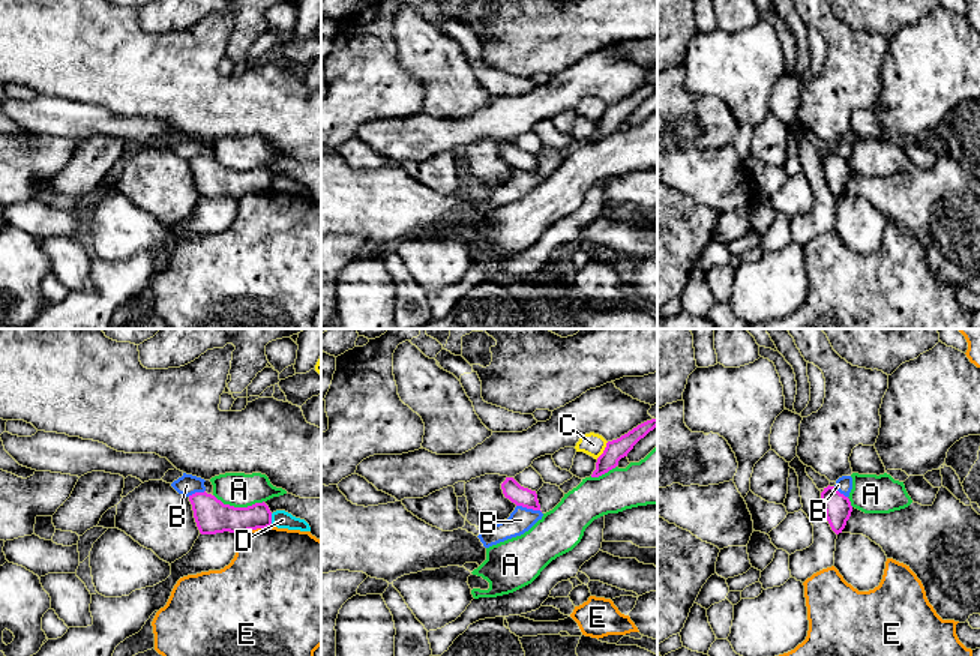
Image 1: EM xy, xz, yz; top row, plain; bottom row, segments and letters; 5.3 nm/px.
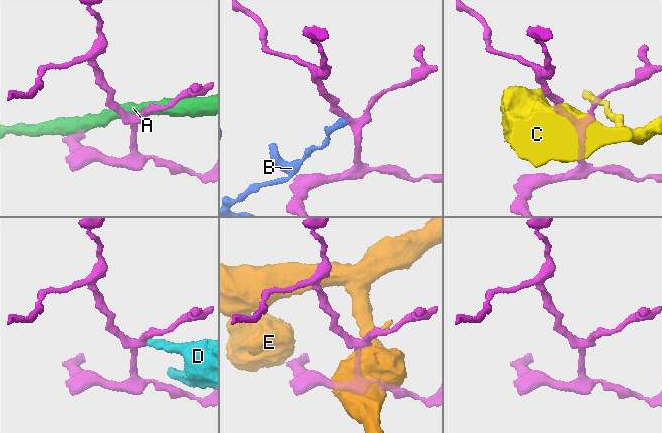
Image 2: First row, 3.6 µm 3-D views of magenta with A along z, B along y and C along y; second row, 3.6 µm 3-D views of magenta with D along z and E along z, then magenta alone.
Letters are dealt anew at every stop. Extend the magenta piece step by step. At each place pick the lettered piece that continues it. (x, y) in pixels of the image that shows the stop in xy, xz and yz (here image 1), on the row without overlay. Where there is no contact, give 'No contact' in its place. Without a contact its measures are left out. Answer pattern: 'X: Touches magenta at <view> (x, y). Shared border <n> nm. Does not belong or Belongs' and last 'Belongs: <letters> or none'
A: Touches magenta at xy (239, 171). Shared border 280 nm. Does not belong
B: Touches magenta at xz (529, 171). Shared border 140 nm. Does not belong
C: Touches magenta at xz (604, 114). Shared border 120 nm. Does not belong
D: Touches magenta at xy (270, 183). Shared border 60 nm. Does not belong
E: Touches magenta at xy (254, 192). Shared border 190 nm. Does not belong
Belongs: none

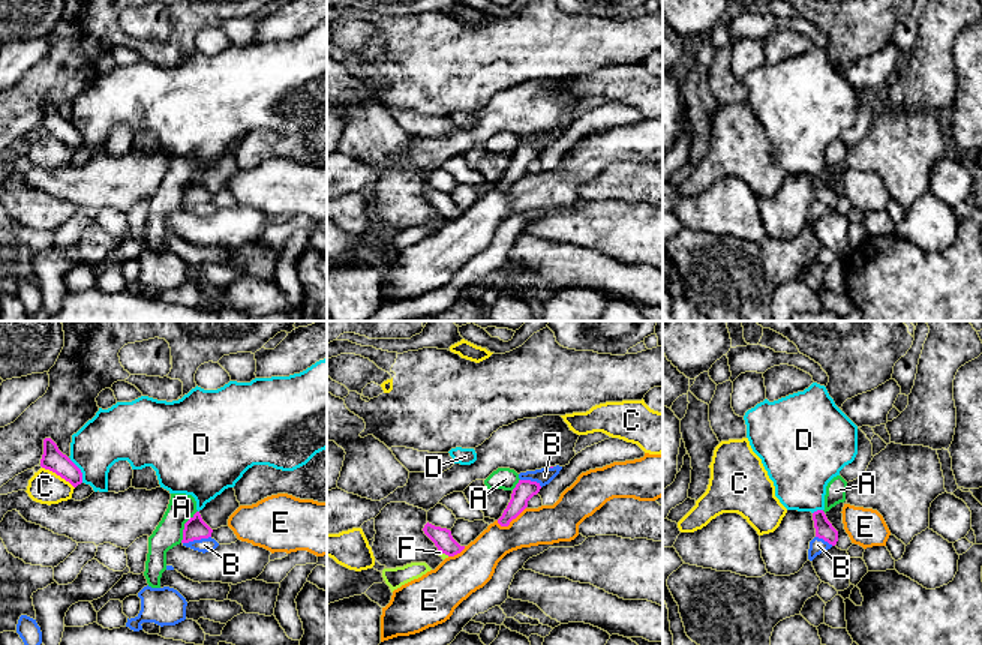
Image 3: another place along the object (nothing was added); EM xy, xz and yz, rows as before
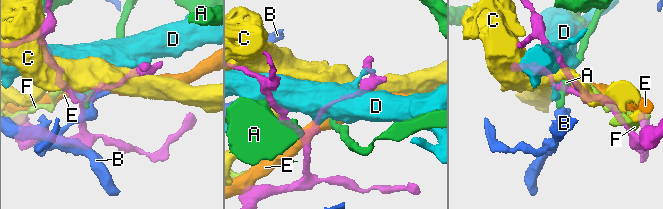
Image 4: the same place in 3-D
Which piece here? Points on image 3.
A: Touches magenta at xy (185, 191). Shared border 200 nm. Does not belong
B: Touches magenta at xy (197, 203). Shared border 160 nm. Does not belong
C: Touches magenta at xy (59, 138). Shared border 200 nm. Does not belong
D: Touches magenta at xy (80, 135). Shared border 150 nm. Does not belong
E: Touches magenta at xz (510, 185). Shared border 180 nm. Does not belong
F: Touches magenta at xz (444, 216). Shared border 70 nm. Does not belong
Belongs: none

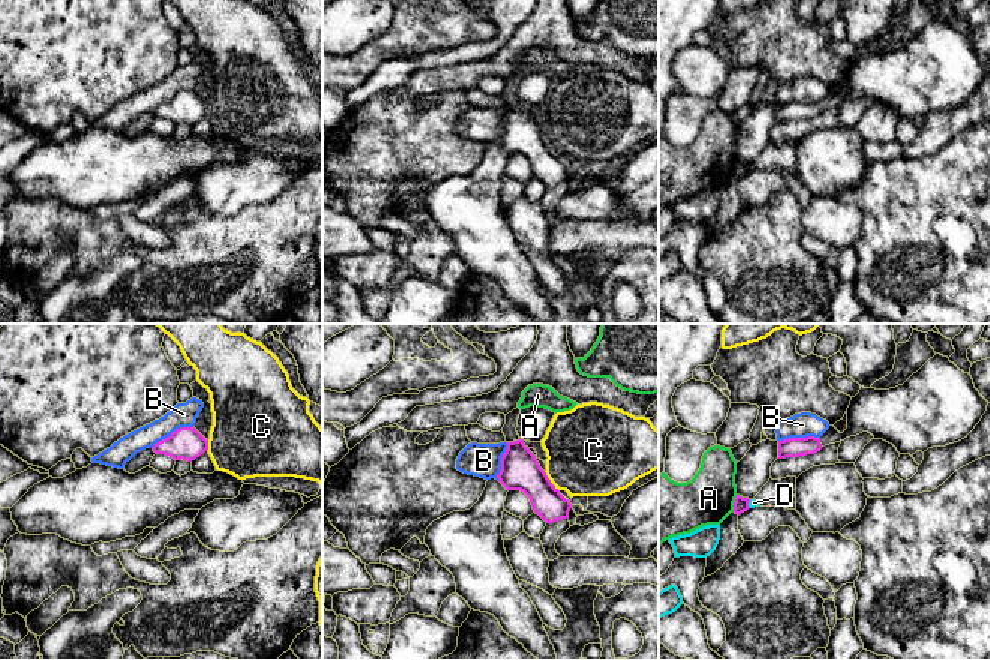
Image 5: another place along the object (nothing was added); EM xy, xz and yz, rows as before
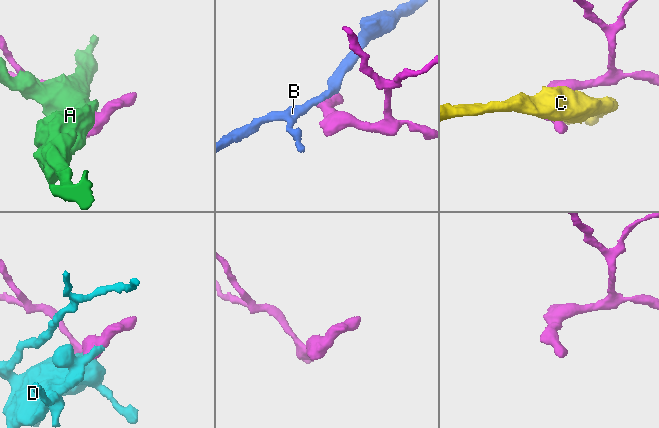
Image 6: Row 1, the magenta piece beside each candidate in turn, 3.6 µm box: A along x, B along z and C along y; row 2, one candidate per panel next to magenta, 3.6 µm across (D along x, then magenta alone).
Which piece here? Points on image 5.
A: Touches magenta at yz (734, 168). Shared border 100 nm. Does not belong
B: Touches magenta at xy (173, 96). Shared border 260 nm. Does not belong
C: Touches magenta at xz (549, 146). Shared border 140 nm. Does not belong
D: Touches magenta at yz (747, 168). Shared border 50 nm. Does not belong
Belongs: none

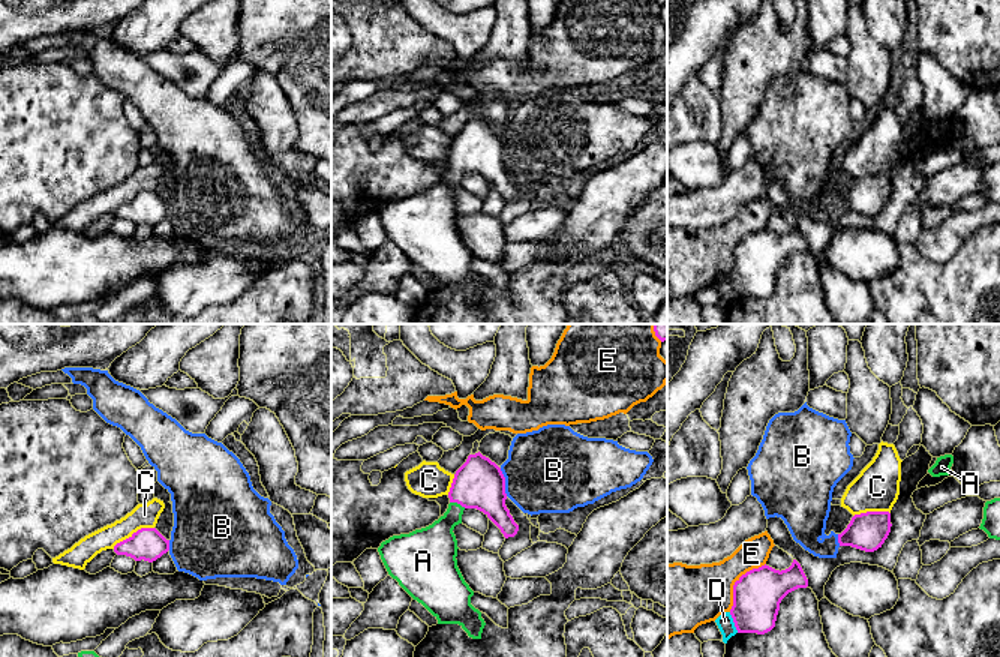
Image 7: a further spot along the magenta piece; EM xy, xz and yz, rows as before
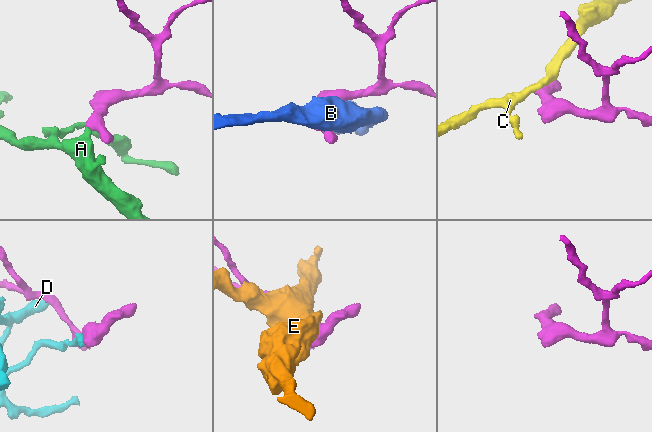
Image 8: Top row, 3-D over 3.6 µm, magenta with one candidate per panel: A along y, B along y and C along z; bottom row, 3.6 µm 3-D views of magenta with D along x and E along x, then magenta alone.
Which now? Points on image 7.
A: Touches magenta at xz (458, 167). Shared border 90 nm. Belongs
B: Touches magenta at xz (504, 146). Shared border 160 nm. Does not belong
C: Touches magenta at xy (134, 197). Shared border 260 nm. Does not belong
D: Touches magenta at yz (733, 285). Shared border 120 nm. Does not belong
E: Touches magenta at yz (735, 246). Shared border 320 nm. Does not belong
Belongs: A

